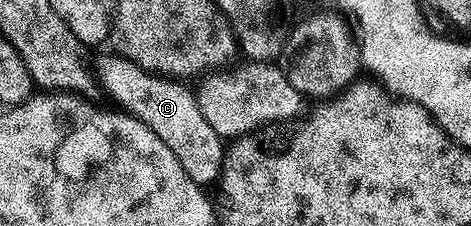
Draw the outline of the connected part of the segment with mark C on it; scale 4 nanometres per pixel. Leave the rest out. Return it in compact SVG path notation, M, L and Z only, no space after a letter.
M115 53L100 55L94 63L94 79L119 110L134 116L142 125L154 129L161 141L169 147L170 153L178 157L178 165L186 169L186 173L195 183L209 185L219 180L220 166L224 163L226 150L225 140L220 138L206 117L202 117L202 109L198 109L193 88L177 81L172 77L155 74L151 71L143 71L140 66L131 59L124 59Z

